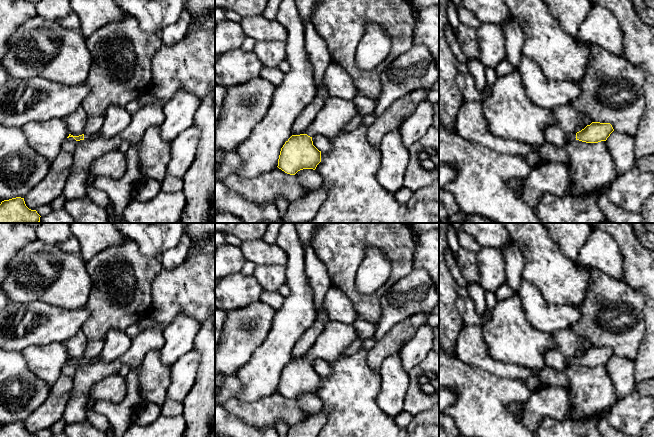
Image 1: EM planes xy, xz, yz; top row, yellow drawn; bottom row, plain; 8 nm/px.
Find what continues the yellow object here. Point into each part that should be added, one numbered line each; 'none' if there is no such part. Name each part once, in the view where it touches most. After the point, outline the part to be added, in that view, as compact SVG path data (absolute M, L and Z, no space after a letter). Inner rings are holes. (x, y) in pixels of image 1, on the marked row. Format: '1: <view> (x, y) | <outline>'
1: xz (336, 113) | M329 97L305 134L310 137L315 135L336 137L344 133L345 126L357 115L357 108L353 100Z

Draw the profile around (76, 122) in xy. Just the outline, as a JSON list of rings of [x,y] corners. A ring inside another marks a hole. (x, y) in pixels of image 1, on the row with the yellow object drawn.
[[[82,106],[67,115],[64,120],[71,135],[79,136],[85,134],[88,115]]]

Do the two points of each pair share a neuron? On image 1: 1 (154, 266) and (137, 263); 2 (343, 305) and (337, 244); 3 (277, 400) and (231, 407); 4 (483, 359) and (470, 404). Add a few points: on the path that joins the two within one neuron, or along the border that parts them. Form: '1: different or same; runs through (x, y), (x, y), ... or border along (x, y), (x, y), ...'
1: same; runs through (150, 266), (141, 266)
2: different; border along (332, 287), (340, 290), (348, 298), (355, 312)
3: same; runs through (266, 408), (242, 408)
4: different; border along (458, 358), (501, 378)

